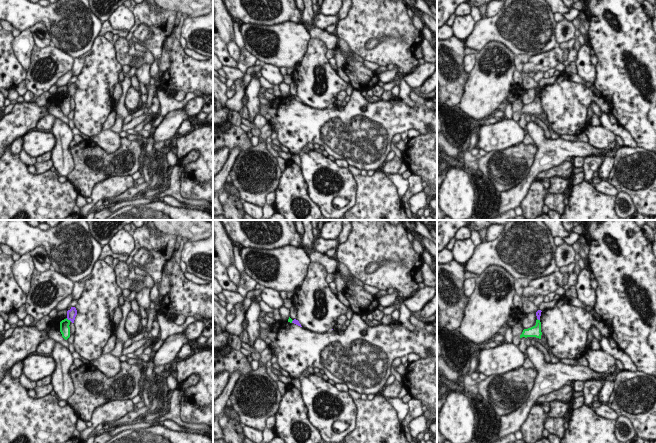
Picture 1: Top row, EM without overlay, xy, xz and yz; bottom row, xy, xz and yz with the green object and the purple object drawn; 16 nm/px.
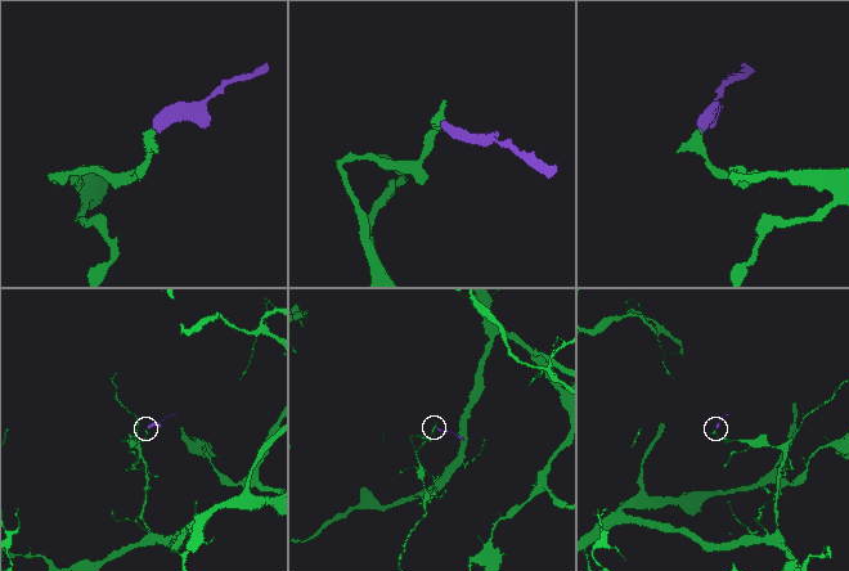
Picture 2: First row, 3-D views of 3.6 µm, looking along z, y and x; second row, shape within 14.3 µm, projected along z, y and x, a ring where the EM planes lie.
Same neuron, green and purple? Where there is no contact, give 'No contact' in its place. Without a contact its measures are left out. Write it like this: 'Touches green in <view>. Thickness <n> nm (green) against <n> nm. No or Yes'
Touches green in xy. Thickness 160 nm (green) against 160 nm. No

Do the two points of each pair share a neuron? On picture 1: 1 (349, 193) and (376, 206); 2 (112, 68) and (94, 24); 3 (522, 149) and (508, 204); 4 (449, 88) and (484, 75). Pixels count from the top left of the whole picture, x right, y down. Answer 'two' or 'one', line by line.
1: two
2: two
3: two
4: two

